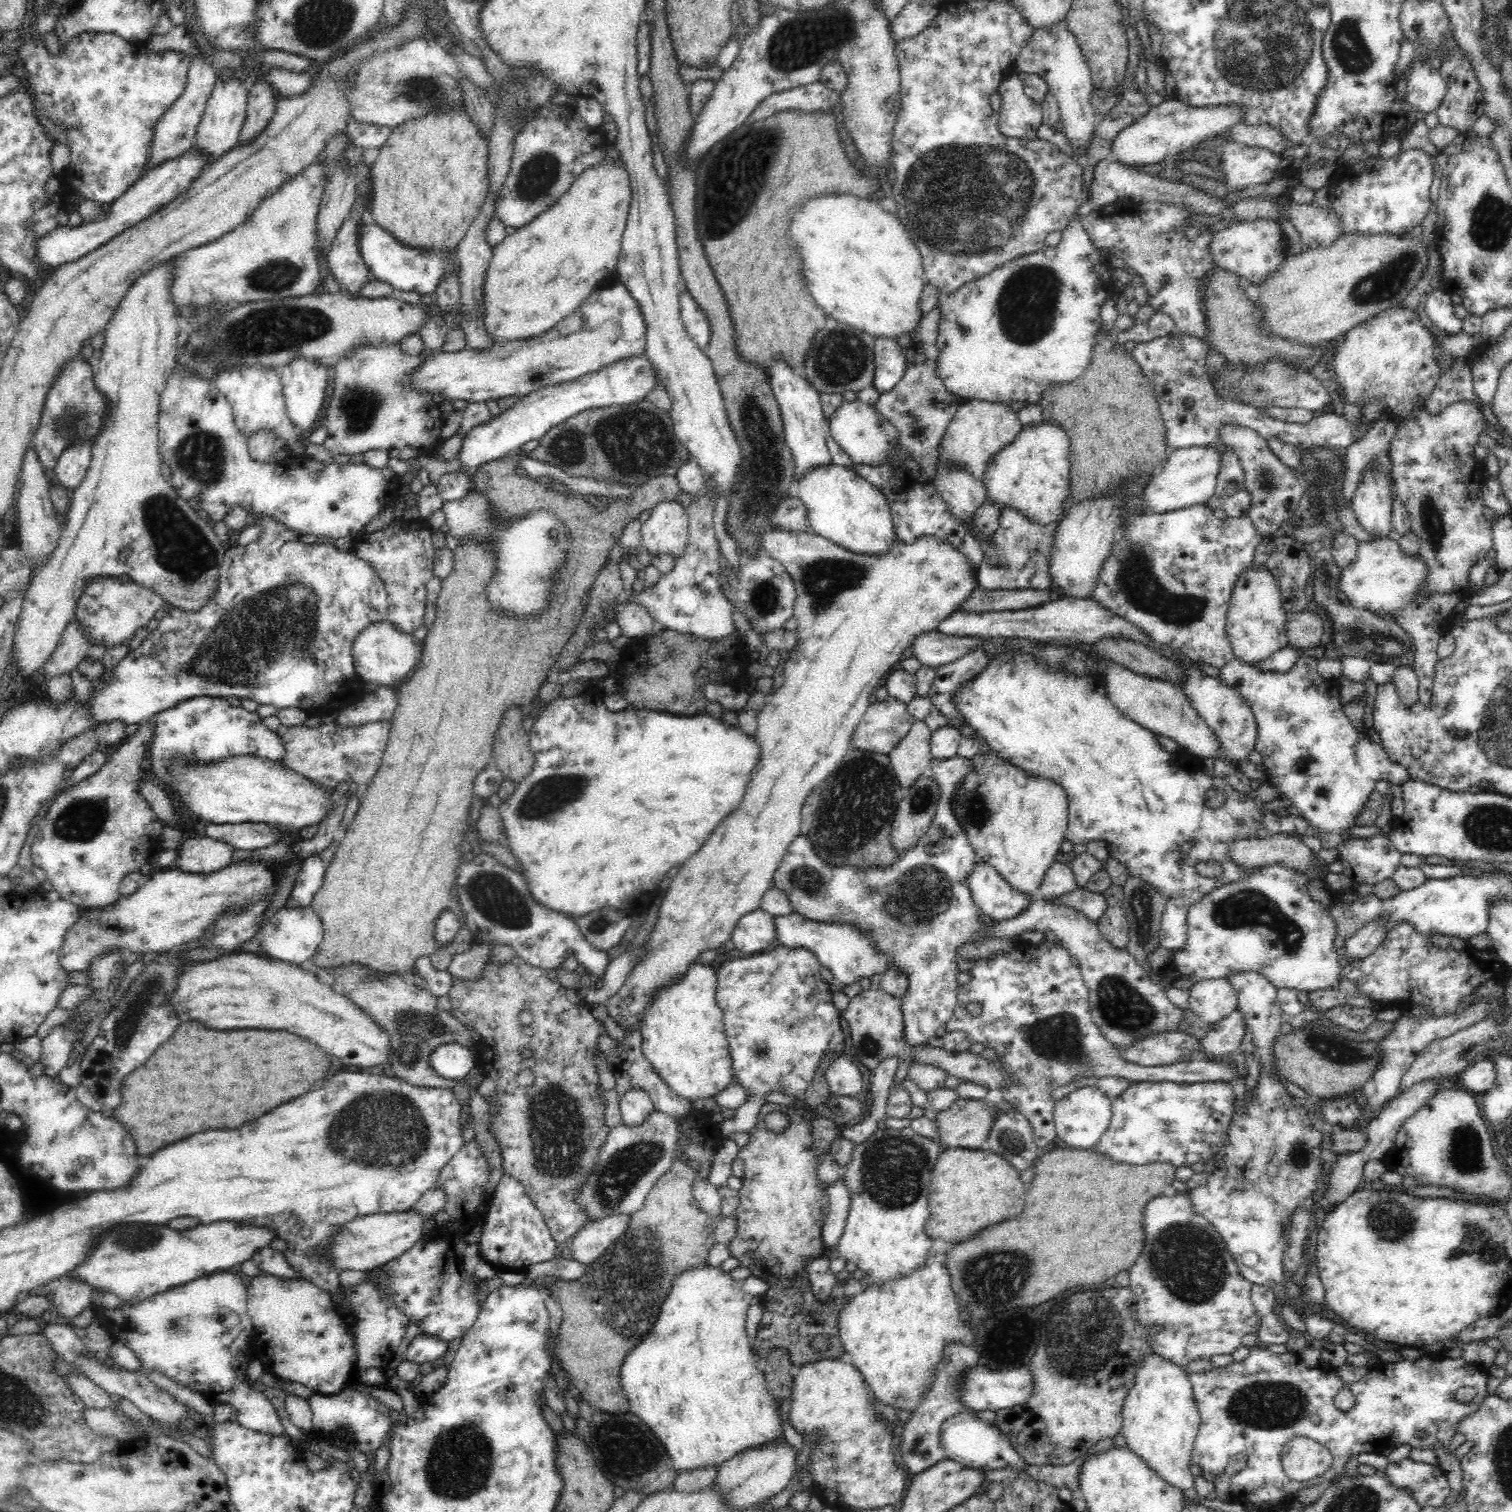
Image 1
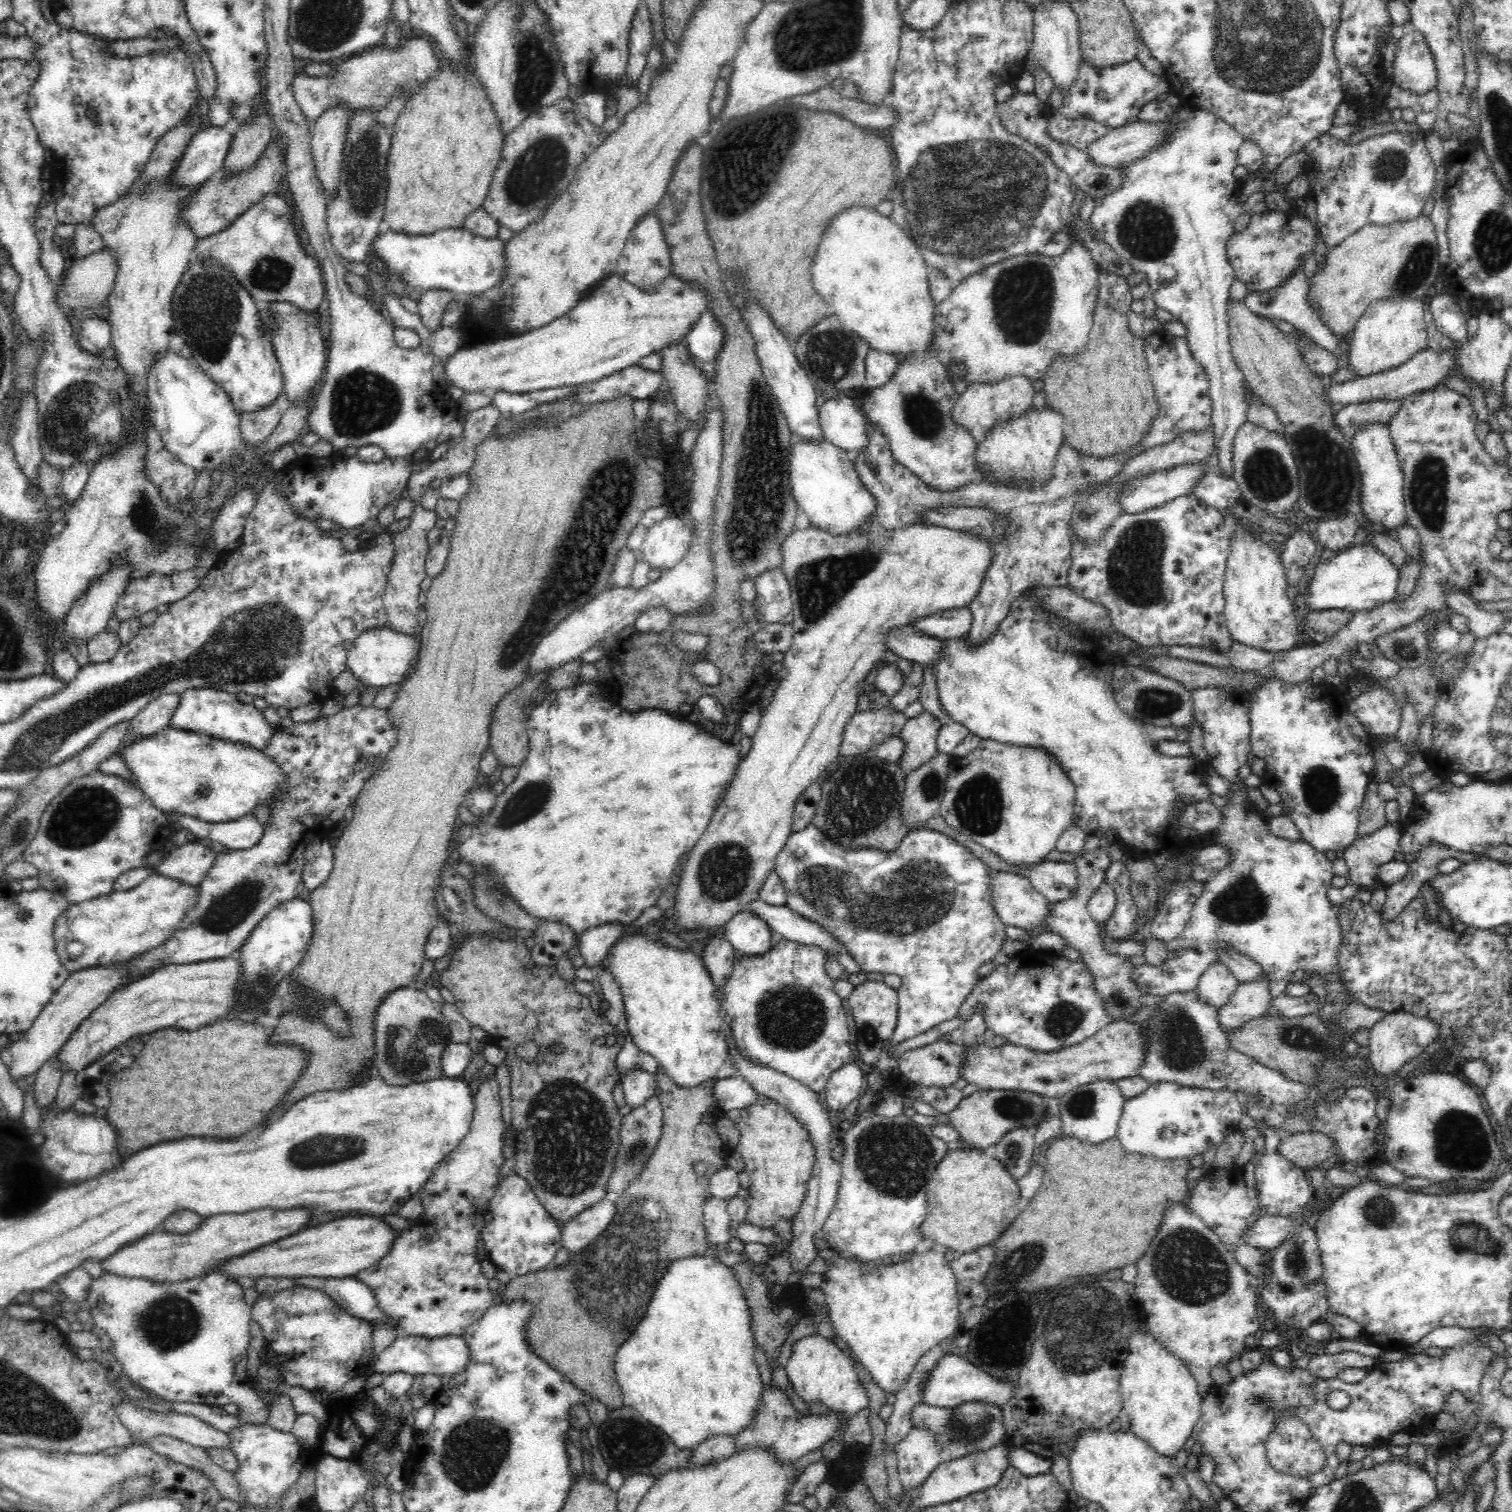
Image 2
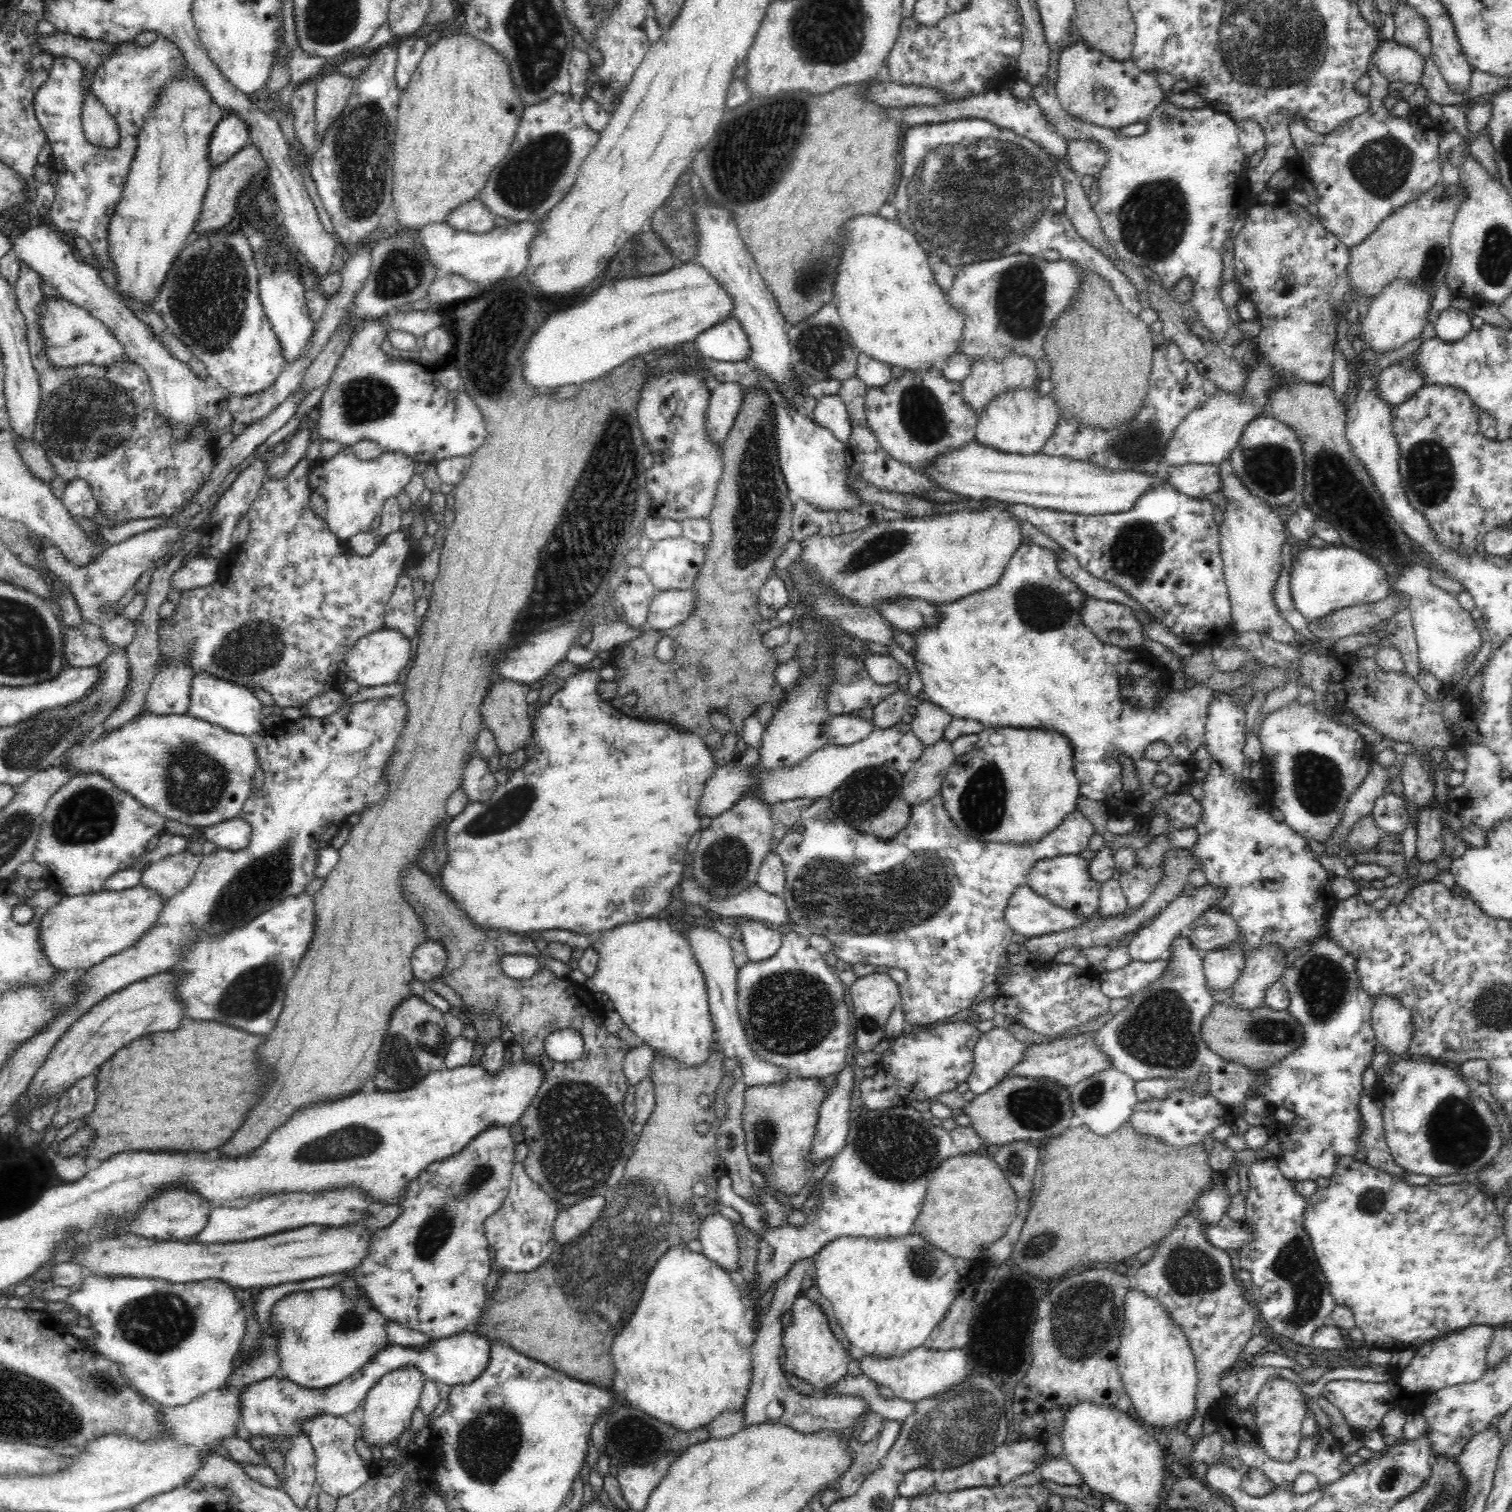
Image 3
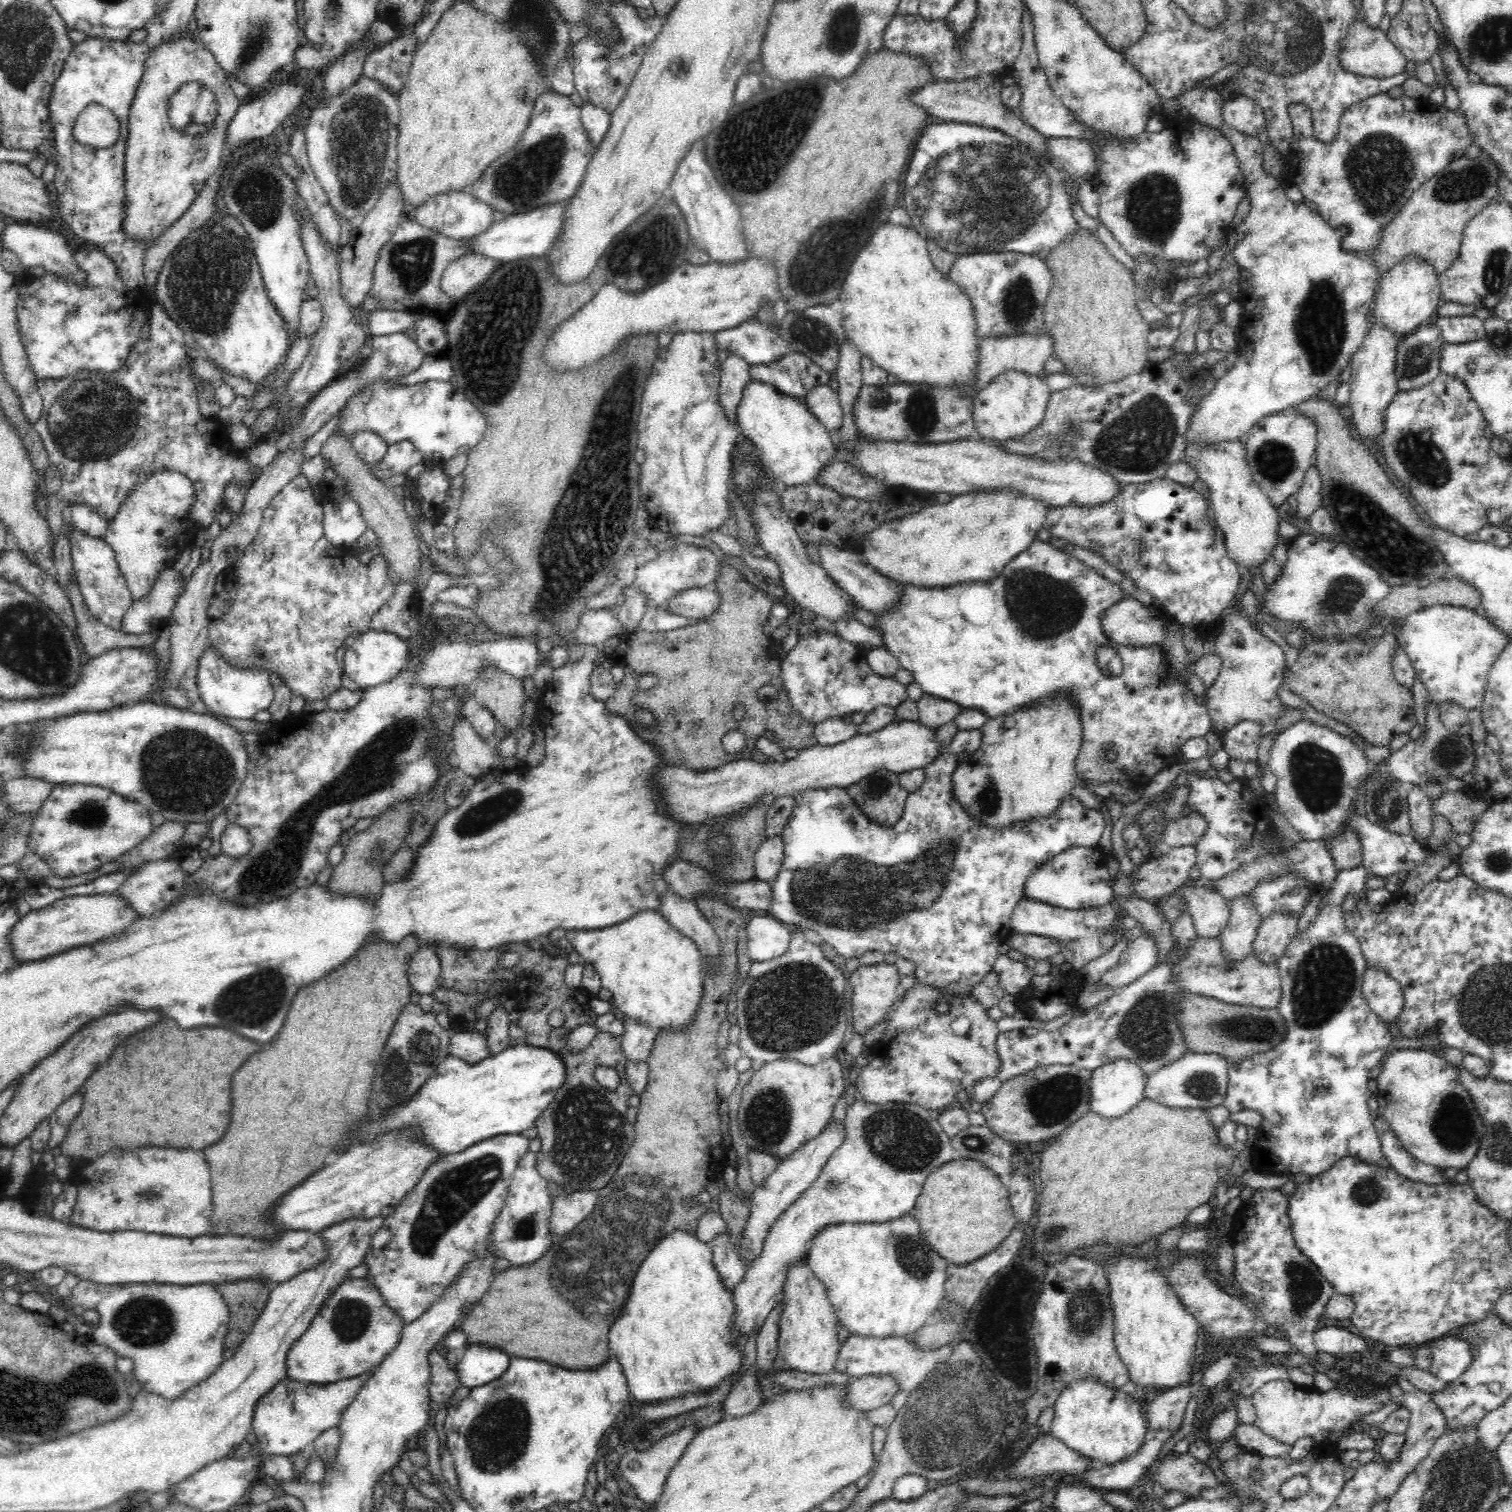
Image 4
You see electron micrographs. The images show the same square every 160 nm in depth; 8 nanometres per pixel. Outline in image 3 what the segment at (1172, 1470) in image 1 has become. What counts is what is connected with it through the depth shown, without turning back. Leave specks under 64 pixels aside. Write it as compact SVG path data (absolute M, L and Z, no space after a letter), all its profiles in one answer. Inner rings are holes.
M1136 1288L1129 1291L1126 1294L1125 1319L1117 1354L1118 1373L1125 1393L1132 1402L1132 1408L1138 1413L1142 1425L1146 1424L1148 1428L1165 1431L1172 1427L1186 1426L1196 1413L1198 1387L1198 1372L1188 1339L1176 1322L1168 1317L1166 1309L1156 1300L1151 1300Z

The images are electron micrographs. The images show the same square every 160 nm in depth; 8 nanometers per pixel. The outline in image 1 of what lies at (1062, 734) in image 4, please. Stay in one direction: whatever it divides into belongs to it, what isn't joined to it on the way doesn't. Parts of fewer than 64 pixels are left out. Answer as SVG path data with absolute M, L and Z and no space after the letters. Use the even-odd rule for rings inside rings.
M992 751L988 756L979 753L972 757L972 769L974 770L964 778L958 790L955 803L958 821L978 860L994 867L1015 892L1034 900L1039 897L1042 879L1052 863L1056 862L1056 855L1060 853L1061 844L1065 841L1068 825L1066 794L1054 782L1030 776Z

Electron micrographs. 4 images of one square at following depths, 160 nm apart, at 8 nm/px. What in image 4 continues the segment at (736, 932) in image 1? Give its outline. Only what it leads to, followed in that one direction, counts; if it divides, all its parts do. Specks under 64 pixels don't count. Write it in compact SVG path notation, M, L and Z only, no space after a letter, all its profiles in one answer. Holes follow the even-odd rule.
M754 914L746 923L747 950L753 962L778 958L789 946L790 932L774 916Z

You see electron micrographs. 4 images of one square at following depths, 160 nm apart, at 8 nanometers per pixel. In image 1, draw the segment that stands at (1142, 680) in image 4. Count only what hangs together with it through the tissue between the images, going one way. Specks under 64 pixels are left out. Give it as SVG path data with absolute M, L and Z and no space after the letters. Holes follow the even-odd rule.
M1009 638L1007 639L1007 644L1013 648L1013 657L1011 659L1007 661L1004 661L1004 659L990 661L987 667L974 680L962 685L958 689L953 701L958 707L960 714L965 718L970 728L986 741L991 751L998 757L1002 757L1005 762L1012 764L1015 768L1020 768L1030 776L1050 780L1062 788L1068 802L1068 825L1064 837L1066 841L1070 841L1072 844L1086 845L1091 840L1103 840L1108 850L1108 858L1123 864L1130 877L1138 878L1144 881L1144 883L1150 884L1151 888L1154 888L1161 896L1167 899L1161 920L1159 946L1172 952L1181 951L1187 941L1187 911L1189 908L1202 900L1204 896L1216 890L1216 888L1228 886L1228 884L1235 883L1240 879L1245 879L1253 871L1252 868L1238 866L1231 859L1229 848L1233 842L1253 839L1253 834L1263 829L1264 814L1261 804L1252 797L1232 789L1230 784L1223 779L1211 778L1211 776L1204 774L1202 771L1198 772L1196 766L1190 766L1190 764L1196 764L1196 762L1180 762L1174 753L1167 752L1165 748L1160 746L1160 743L1156 740L1156 735L1151 730L1142 727L1142 725L1137 725L1134 721L1125 717L1111 703L1109 696L1106 694L1106 688L1102 684L1102 678L1098 674L1076 677L1074 673L1062 673L1062 671L1057 675L1056 673L1048 673L1046 667L1036 665L1036 657L1032 655L1034 650L1036 650L1036 641L1026 638ZM1212 787L1221 788L1226 795L1226 802L1220 808L1214 809L1206 805L1206 793ZM1200 862L1220 862L1222 868L1224 868L1222 877L1212 879L1198 875L1196 865Z

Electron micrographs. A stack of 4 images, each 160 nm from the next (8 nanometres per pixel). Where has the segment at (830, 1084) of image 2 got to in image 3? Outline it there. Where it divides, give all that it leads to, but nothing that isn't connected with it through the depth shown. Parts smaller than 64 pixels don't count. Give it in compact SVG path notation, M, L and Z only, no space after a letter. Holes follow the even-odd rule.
M846 1066L835 1078L834 1086L818 1106L815 1139L811 1150L811 1162L814 1167L826 1158L834 1156L844 1146L851 1121L850 1113L858 1106L852 1095L852 1067Z

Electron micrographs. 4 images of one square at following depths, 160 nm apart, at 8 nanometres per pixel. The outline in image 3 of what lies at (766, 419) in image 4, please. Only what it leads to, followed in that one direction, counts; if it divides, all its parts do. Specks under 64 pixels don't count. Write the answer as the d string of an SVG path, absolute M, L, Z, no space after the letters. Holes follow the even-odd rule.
M776 390L770 393L774 404L775 442L777 442L779 463L789 494L802 499L816 509L834 512L858 509L864 503L861 494L849 486L849 468L845 461L845 444L832 431L817 426L814 421L800 416L797 408L786 403Z

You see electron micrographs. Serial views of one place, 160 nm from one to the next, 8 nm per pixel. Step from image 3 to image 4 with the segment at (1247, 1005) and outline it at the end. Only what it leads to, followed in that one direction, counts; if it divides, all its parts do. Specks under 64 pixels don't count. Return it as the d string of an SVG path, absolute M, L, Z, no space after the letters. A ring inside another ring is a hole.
M1274 913L1265 918L1253 942L1254 957L1262 965L1278 964L1296 934L1297 924L1296 917L1290 913Z

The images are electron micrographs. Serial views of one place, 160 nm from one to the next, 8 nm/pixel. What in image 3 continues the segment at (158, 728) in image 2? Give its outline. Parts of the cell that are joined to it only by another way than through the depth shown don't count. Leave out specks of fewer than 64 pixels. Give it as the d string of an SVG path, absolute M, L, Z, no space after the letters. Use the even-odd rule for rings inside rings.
M172 661L152 681L143 705L148 715L184 715L188 710L190 680L194 677L190 665Z

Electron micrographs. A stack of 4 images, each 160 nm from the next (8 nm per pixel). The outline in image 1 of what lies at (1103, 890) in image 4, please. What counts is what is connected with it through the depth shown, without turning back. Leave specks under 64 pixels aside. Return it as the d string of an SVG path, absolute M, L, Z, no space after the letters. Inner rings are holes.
M1054 862L1042 879L1039 898L1048 900L1073 892L1077 888L1071 866L1067 863Z

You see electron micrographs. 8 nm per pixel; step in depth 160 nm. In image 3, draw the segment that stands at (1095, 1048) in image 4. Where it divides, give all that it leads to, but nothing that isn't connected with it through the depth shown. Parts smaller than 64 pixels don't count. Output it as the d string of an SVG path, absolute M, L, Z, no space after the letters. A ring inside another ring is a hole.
M1178 936L1171 942L1168 952L1171 959L1165 973L1143 991L1132 995L1129 1005L1094 1033L1095 1043L1111 1060L1114 1069L1125 1072L1132 1080L1206 1081L1209 1094L1223 1105L1238 1107L1239 1116L1248 1126L1262 1126L1262 1119L1276 1108L1263 1098L1263 1088L1269 1085L1269 1076L1237 1061L1224 1060L1208 1048L1202 1025L1216 1002L1206 988L1203 954L1192 947L1190 938ZM1005 1028L984 1032L972 1050L972 1072L967 1078L969 1090L978 1095L996 1086L1004 1074L1022 1060L1024 1046Z

